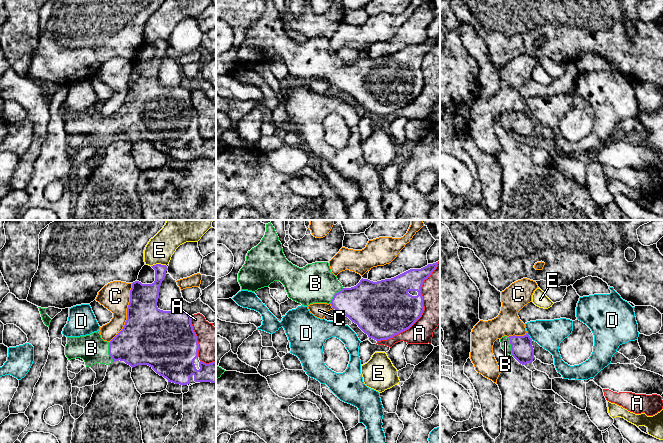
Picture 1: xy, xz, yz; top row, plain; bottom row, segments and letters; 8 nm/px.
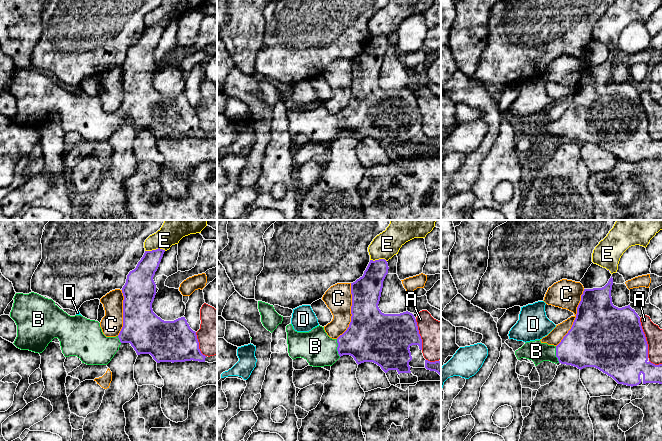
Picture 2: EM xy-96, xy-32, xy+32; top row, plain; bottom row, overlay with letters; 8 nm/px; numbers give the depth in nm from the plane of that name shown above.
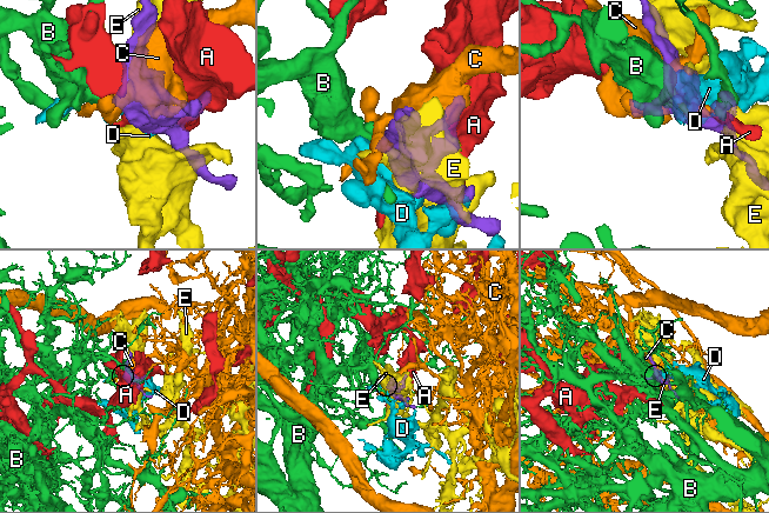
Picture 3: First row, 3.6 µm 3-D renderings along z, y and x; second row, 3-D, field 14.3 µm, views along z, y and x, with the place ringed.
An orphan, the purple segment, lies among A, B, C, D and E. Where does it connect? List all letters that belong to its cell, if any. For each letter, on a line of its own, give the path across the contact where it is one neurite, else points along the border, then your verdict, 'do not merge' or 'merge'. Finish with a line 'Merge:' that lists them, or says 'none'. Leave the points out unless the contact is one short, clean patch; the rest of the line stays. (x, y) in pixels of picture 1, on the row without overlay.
A: do not merge
B: across xy (138, 119), (109, 128), (97, 127), (91, 124) | merge
C: do not merge
D: do not merge
E: do not merge
Merge: B

